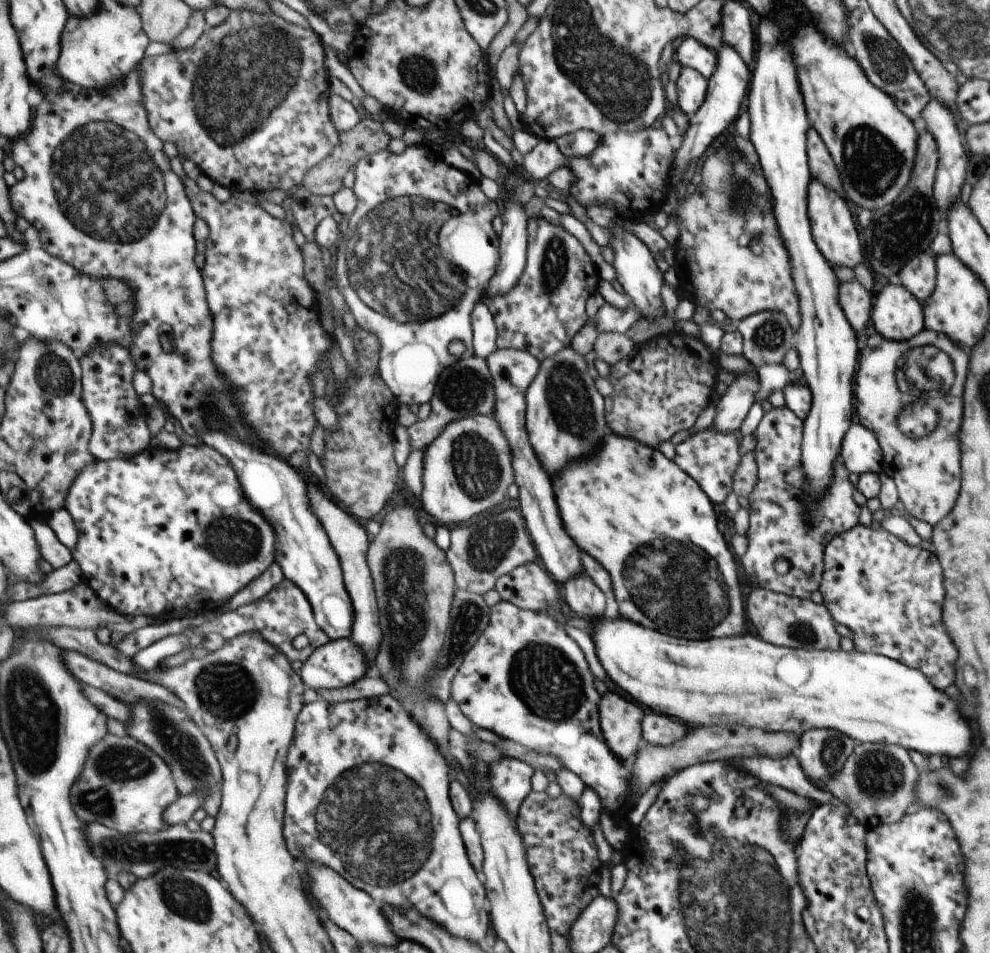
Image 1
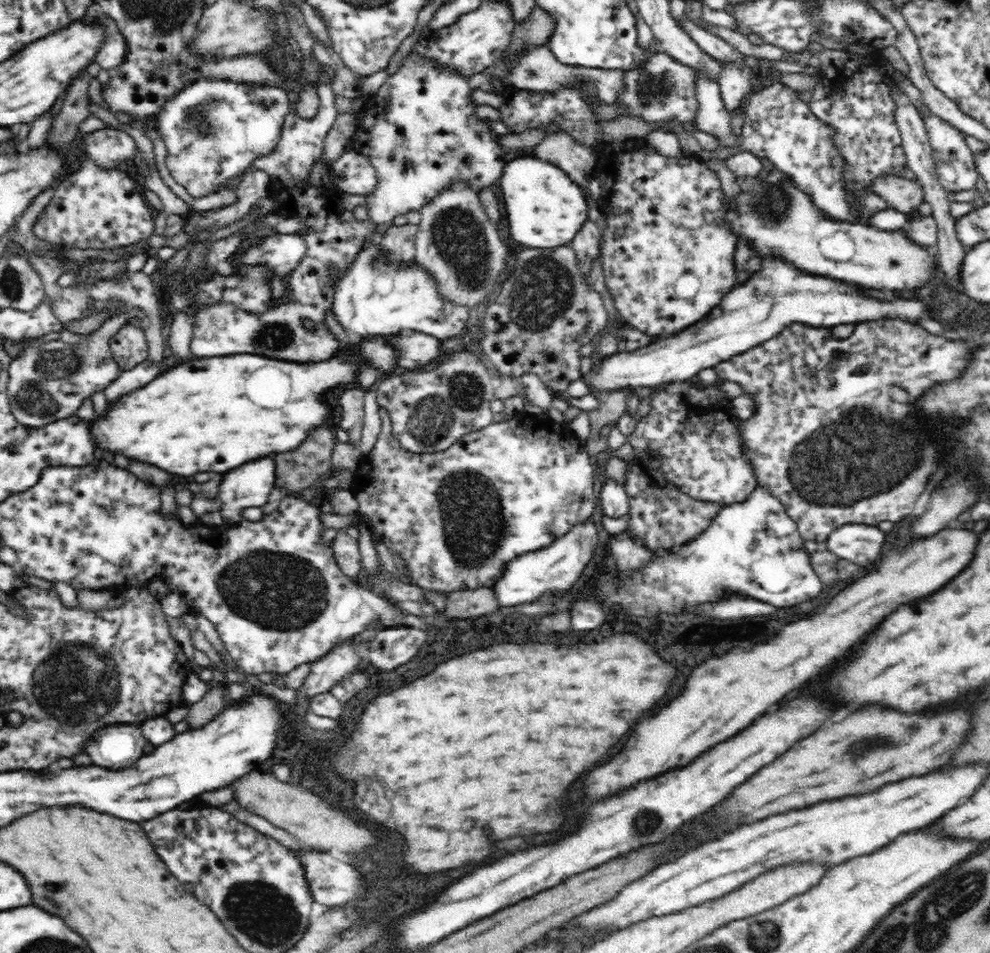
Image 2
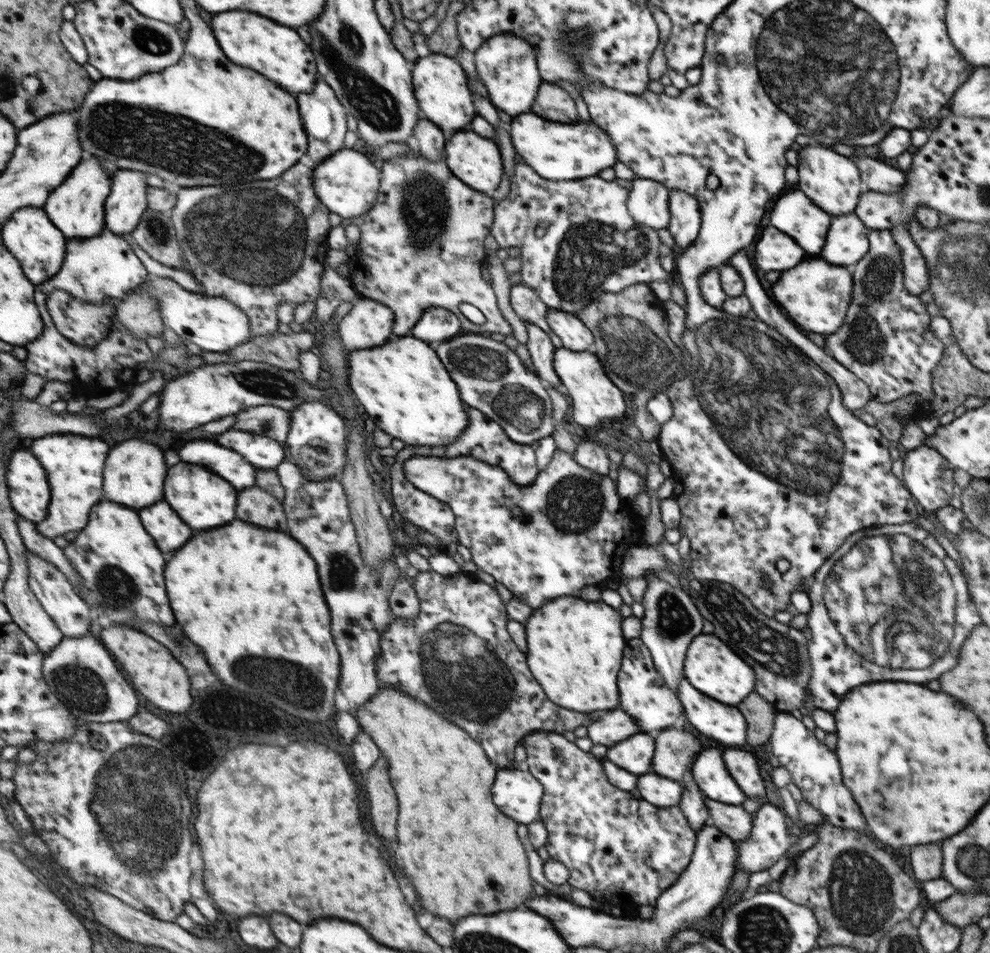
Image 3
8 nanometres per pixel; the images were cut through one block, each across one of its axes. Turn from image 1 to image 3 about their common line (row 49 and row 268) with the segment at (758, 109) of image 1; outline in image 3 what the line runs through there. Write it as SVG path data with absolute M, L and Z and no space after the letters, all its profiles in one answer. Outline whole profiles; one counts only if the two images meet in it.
M773 226L763 228L759 240L755 242L755 266L763 272L787 270L803 260L805 252L783 232Z

